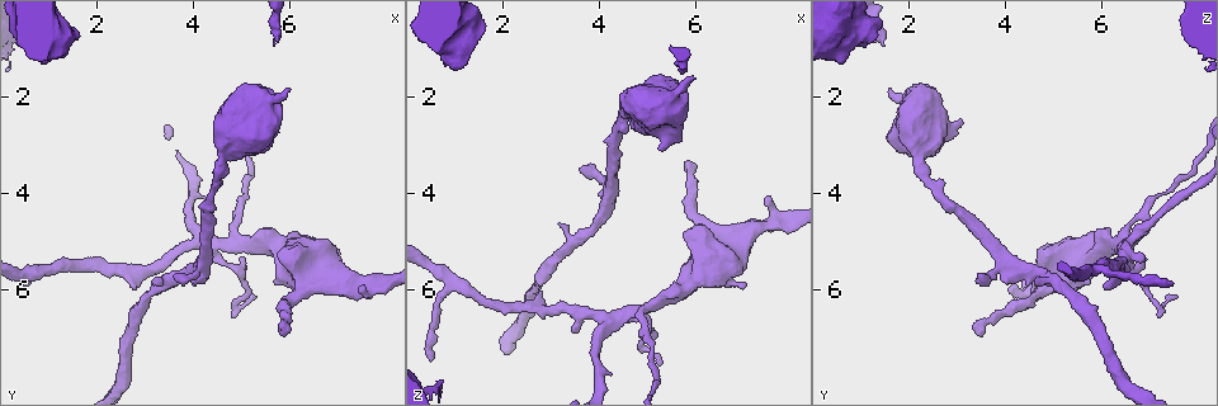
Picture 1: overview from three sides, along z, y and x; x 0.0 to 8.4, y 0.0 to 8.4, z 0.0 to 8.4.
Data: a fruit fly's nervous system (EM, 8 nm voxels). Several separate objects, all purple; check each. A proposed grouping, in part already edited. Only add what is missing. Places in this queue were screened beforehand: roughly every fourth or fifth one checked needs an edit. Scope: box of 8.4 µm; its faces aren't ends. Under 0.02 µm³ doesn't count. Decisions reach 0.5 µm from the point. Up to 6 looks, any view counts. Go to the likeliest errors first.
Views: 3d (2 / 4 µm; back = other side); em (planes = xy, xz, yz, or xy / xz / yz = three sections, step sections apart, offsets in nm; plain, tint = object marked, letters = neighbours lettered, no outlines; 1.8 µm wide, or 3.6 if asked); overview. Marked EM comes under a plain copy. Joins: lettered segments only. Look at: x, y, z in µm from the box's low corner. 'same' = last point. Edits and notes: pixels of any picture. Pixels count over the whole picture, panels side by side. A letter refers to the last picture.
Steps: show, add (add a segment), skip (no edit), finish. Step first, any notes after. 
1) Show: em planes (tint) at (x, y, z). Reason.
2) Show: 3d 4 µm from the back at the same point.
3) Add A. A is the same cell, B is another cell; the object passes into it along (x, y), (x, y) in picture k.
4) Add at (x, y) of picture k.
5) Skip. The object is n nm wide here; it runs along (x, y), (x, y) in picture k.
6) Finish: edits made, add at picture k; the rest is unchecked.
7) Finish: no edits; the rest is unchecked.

Show: 3d 2 µm from the back at (5.75, 6.75, 3.30). Branch stops here.

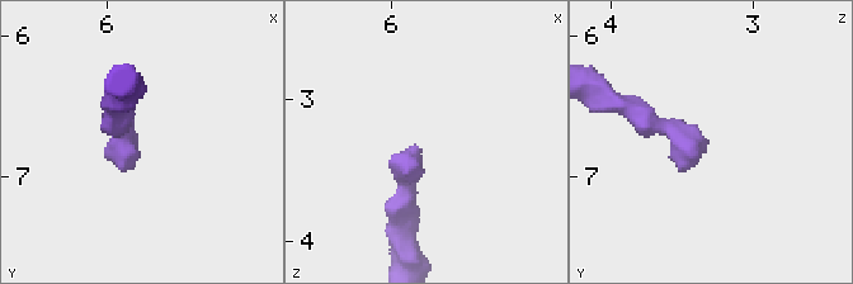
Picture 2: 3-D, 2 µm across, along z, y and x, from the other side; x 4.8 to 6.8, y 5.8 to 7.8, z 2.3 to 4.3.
Show: em planes (letters) at (5.80, 6.76, 3.34).

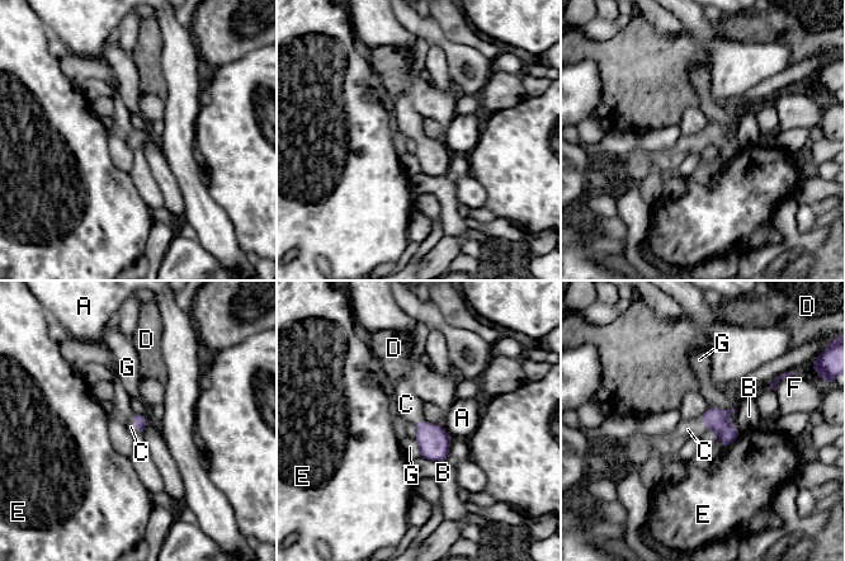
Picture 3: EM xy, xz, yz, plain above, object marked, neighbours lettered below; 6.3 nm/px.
Add C. C is the same cell, A, B, D, E, F and G are other cells; the object passes into it along (140, 420), (135, 424), (131, 427) in picture 3; it goes on there.

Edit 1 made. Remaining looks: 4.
Show: em yz step 8 (tint) at (3.70, 5.65, 3.50). Branch stops here.

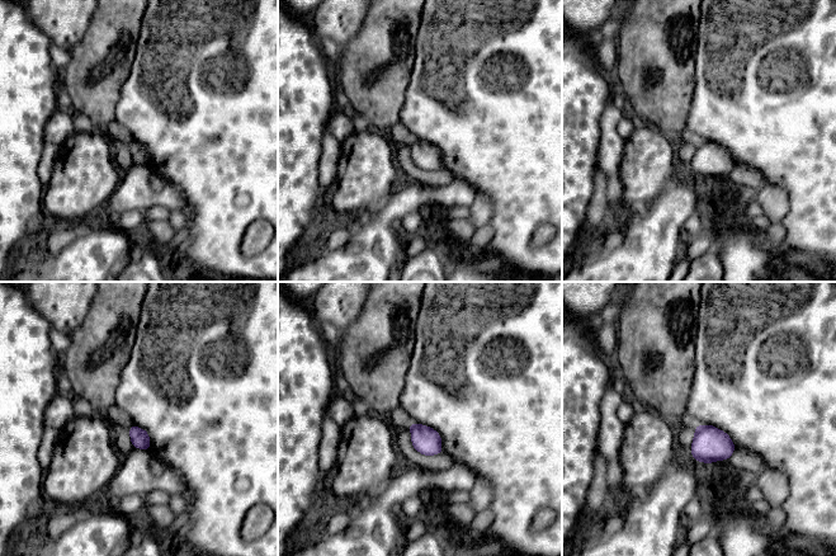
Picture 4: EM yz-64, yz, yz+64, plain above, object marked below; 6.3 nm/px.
Show: em planes (letters) at the same point.

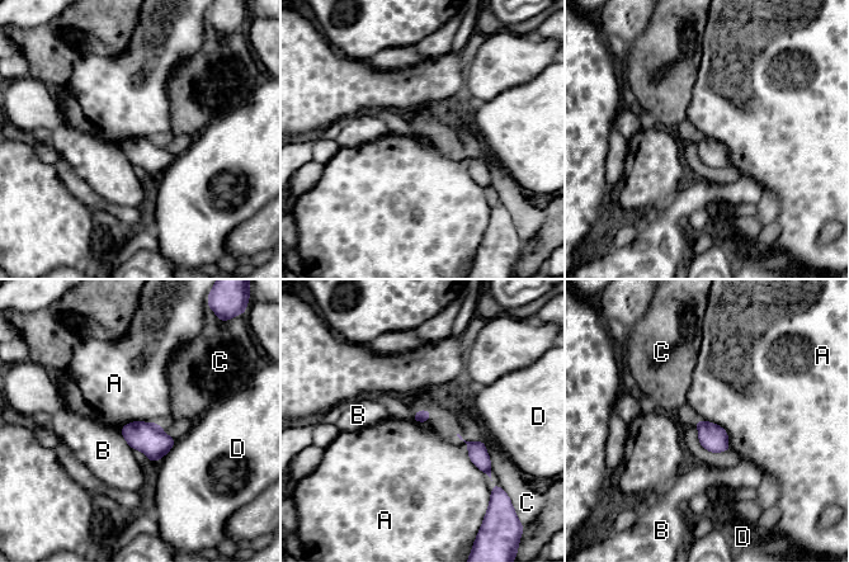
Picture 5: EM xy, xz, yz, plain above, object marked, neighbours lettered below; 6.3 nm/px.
Skip. A, B, C and D are other cells; a border runs along (696, 419), (718, 424), (730, 449) in picture 5; none of them fits.

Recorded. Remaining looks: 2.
Show: 3d 4 µm at (5.30, 2.50, 3.10). Stops while still wide.

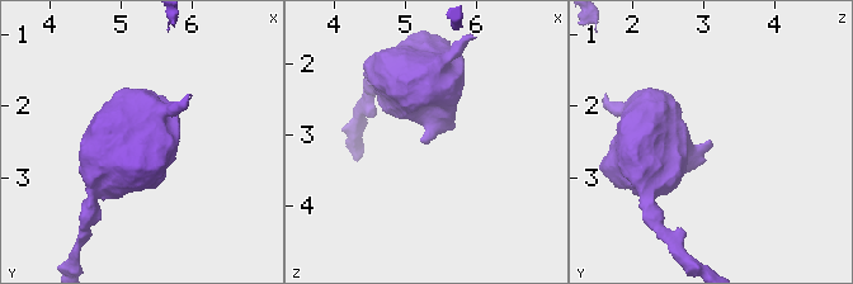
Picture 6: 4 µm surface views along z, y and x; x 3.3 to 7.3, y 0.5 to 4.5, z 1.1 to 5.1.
Show: em planes (letters) at (5.25, 2.50, 3.10).

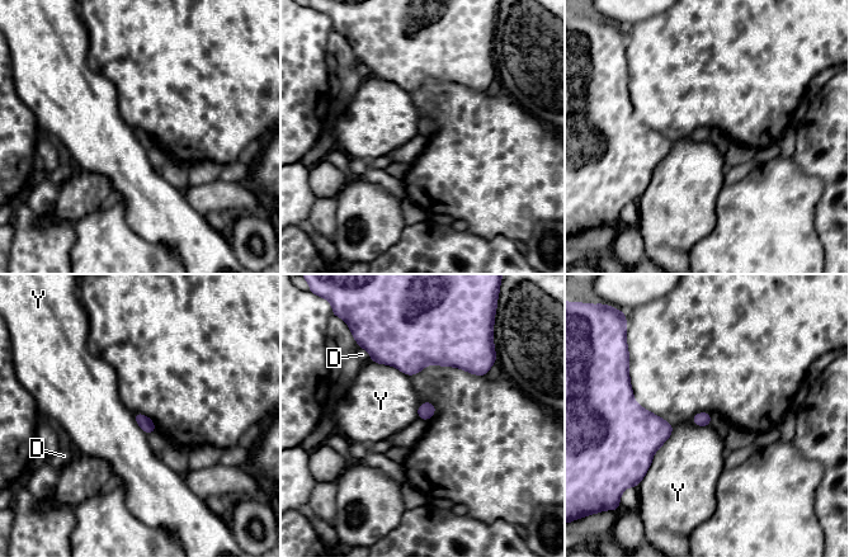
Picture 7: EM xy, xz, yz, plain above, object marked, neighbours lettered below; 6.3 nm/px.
Skip. D and Y are other cells; a border runs along (674, 426), (644, 477) in picture 7; no lettered segment goes on from it.

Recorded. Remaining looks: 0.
Finish: edits made, add at picture 3; the rest is unchecked.

